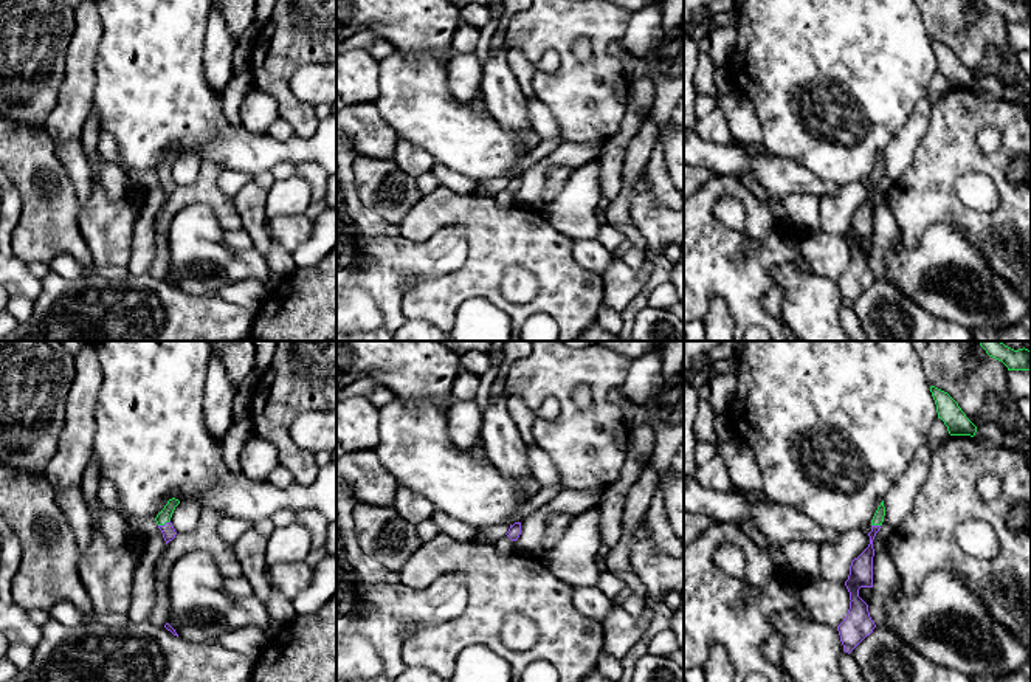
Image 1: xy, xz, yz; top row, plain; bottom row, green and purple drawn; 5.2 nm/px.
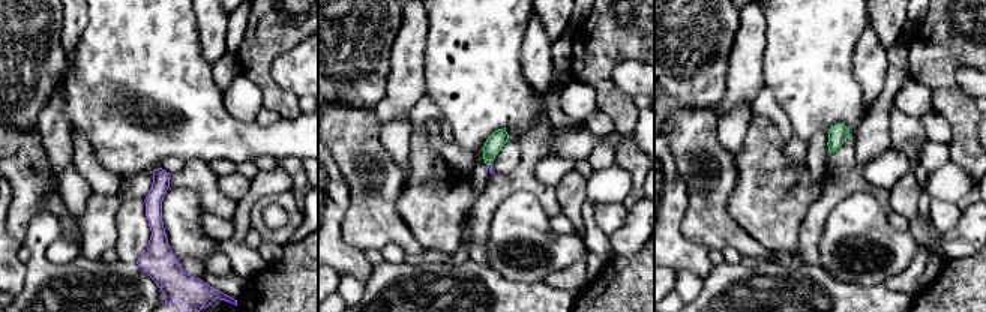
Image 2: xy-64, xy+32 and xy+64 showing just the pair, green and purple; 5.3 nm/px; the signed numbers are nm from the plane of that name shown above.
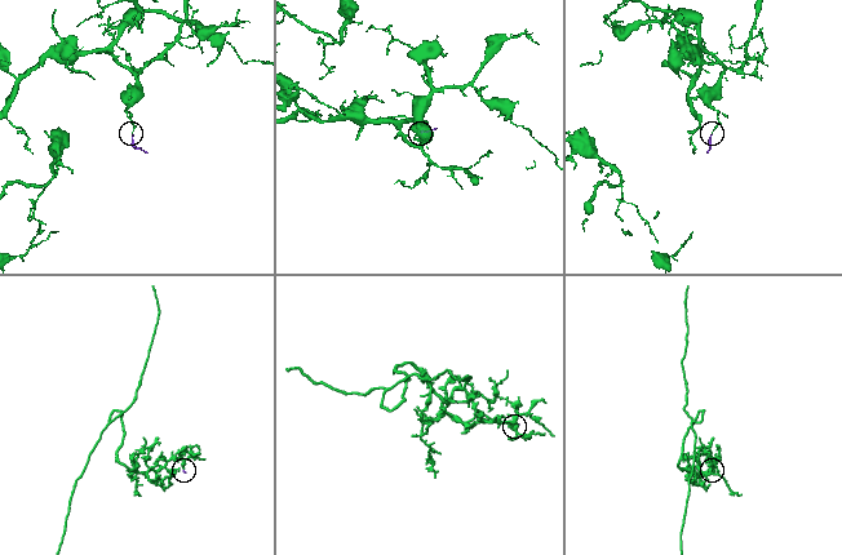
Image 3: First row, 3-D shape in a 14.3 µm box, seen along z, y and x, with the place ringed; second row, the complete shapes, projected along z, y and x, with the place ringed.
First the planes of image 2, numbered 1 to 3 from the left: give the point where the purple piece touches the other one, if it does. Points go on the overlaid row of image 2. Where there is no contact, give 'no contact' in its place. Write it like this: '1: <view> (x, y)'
1: no contact
2: xy+32 (489, 164)
3: no contact

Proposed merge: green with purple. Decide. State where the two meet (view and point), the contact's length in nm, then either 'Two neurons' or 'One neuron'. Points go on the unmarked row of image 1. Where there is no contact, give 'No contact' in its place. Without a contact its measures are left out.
Touches green at xy (163, 177). Shared border 70 nm. One neuron

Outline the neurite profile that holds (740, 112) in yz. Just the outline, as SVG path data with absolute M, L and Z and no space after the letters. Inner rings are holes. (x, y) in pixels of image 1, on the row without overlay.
M733 88L718 101L733 140L747 146L763 144L763 126L757 115L755 104L738 88Z

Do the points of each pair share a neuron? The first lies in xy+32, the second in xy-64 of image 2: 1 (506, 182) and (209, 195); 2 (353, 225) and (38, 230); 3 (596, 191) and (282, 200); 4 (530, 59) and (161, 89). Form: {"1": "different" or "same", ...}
{"1": "same", "2": "different", "3": "different", "4": "different"}

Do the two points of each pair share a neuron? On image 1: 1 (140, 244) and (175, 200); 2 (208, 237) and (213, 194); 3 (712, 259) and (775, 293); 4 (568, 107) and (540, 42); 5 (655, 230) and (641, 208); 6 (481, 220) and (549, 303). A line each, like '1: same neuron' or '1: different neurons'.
1: different neurons
2: different neurons
3: different neurons
4: same neuron
5: same neuron
6: same neuron

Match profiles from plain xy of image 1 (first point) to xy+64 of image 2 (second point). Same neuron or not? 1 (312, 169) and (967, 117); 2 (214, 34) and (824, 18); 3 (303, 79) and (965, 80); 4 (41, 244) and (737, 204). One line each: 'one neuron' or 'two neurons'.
1: one neuron
2: two neurons
3: one neuron
4: two neurons

